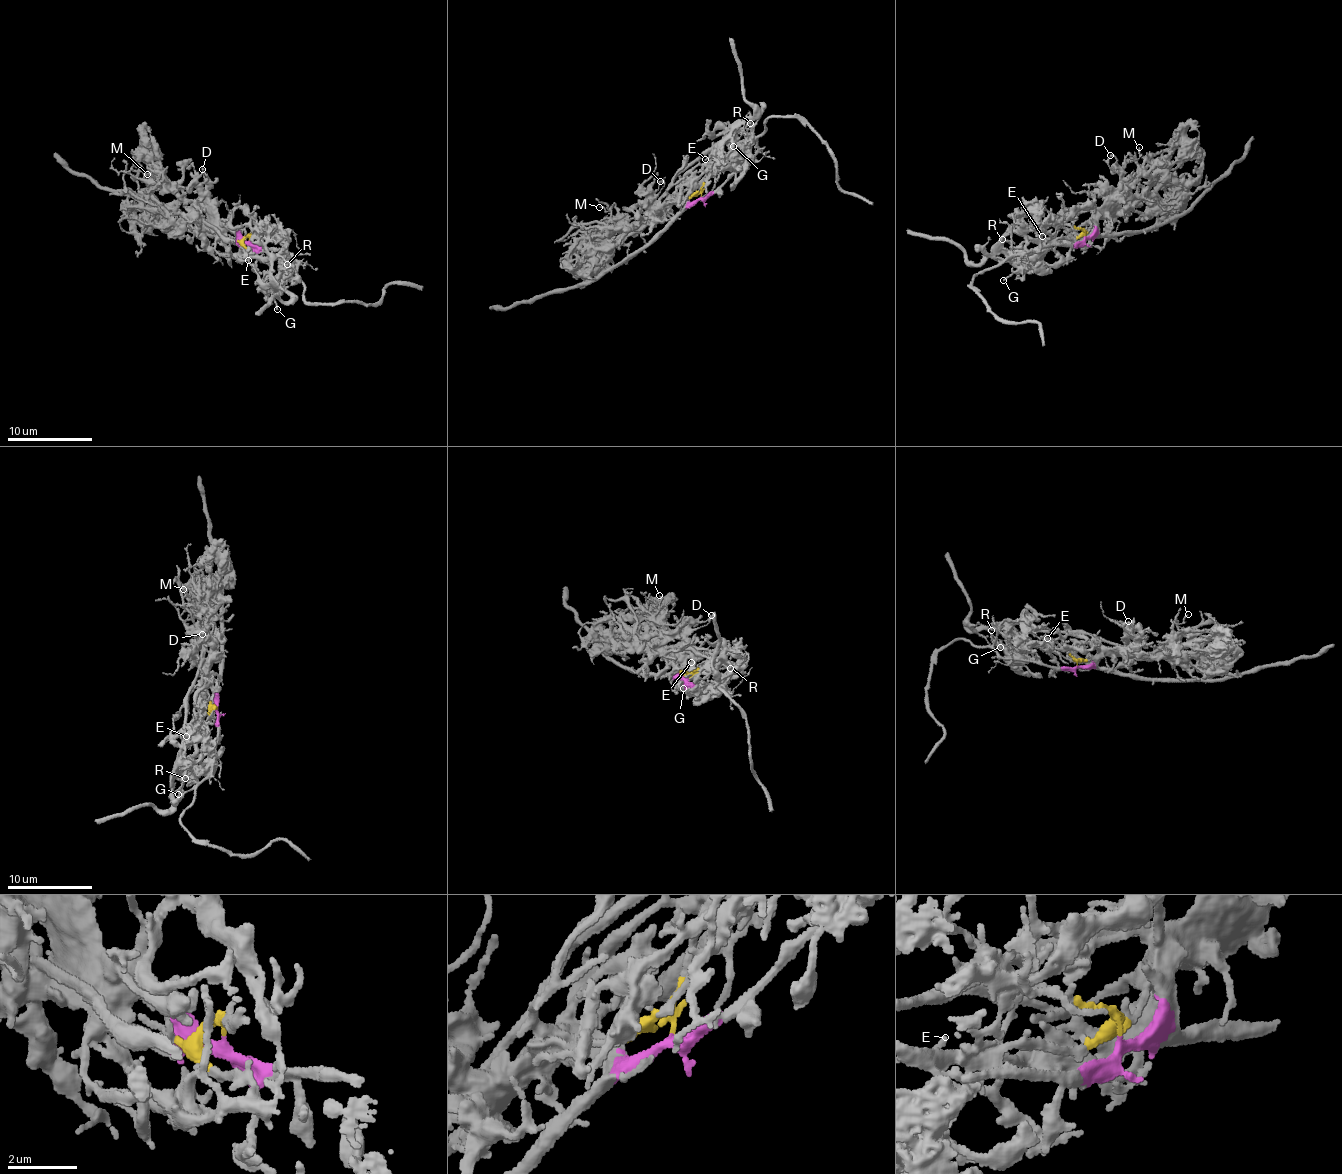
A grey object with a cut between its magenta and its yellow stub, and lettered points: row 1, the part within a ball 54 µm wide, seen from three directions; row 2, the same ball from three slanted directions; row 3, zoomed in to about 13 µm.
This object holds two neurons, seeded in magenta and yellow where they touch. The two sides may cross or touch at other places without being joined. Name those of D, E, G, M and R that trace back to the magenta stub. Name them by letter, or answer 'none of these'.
D, M

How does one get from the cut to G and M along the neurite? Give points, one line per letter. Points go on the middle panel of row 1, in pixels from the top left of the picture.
G: (700, 197), (703, 177), (713, 161), (724, 161), (747, 143), (747, 152), (737, 157), (728, 153), (734, 146)
M: (700, 197), (689, 201), (673, 200), (636, 228), (624, 230), (609, 211), (600, 206)

